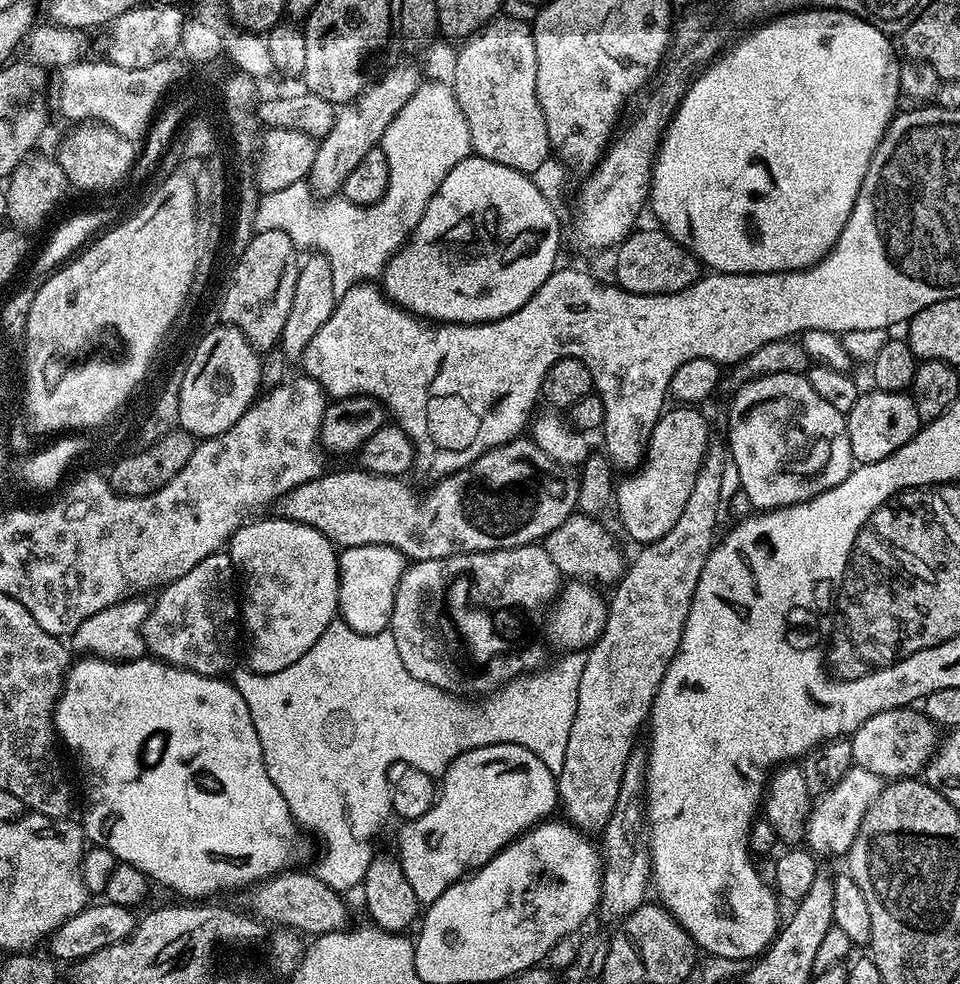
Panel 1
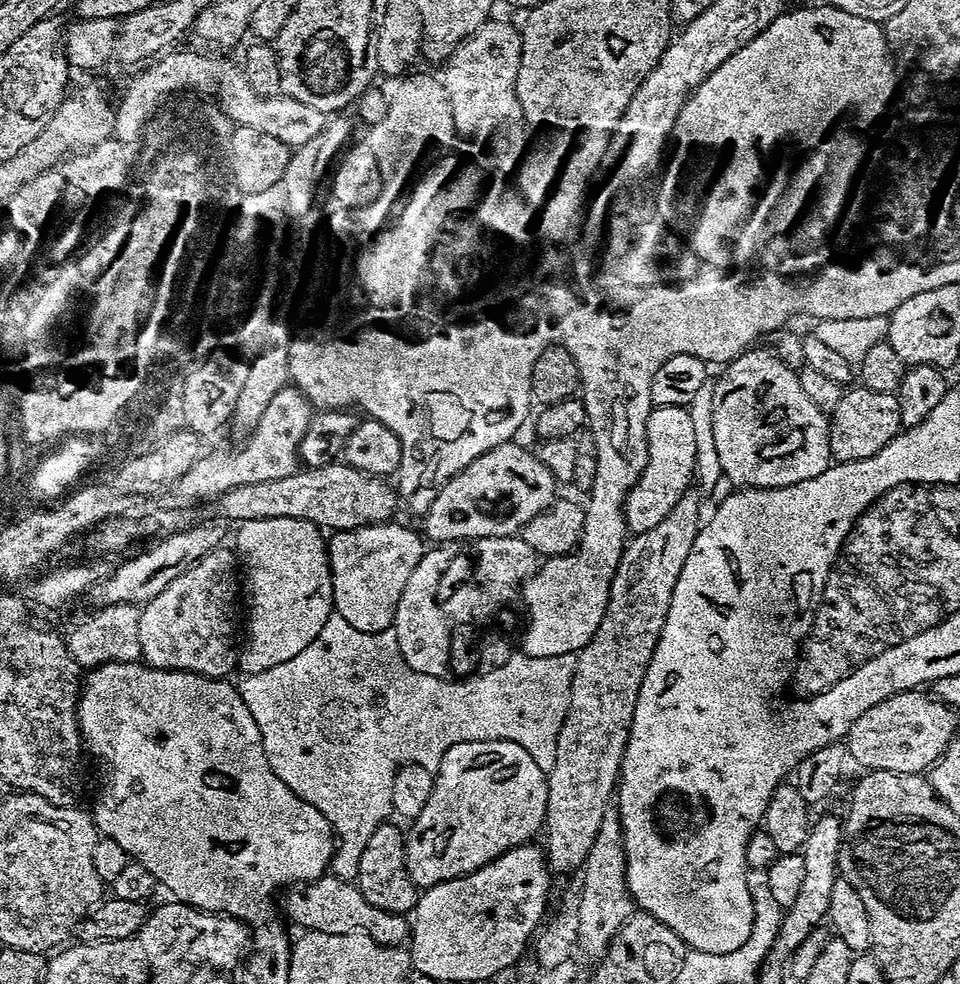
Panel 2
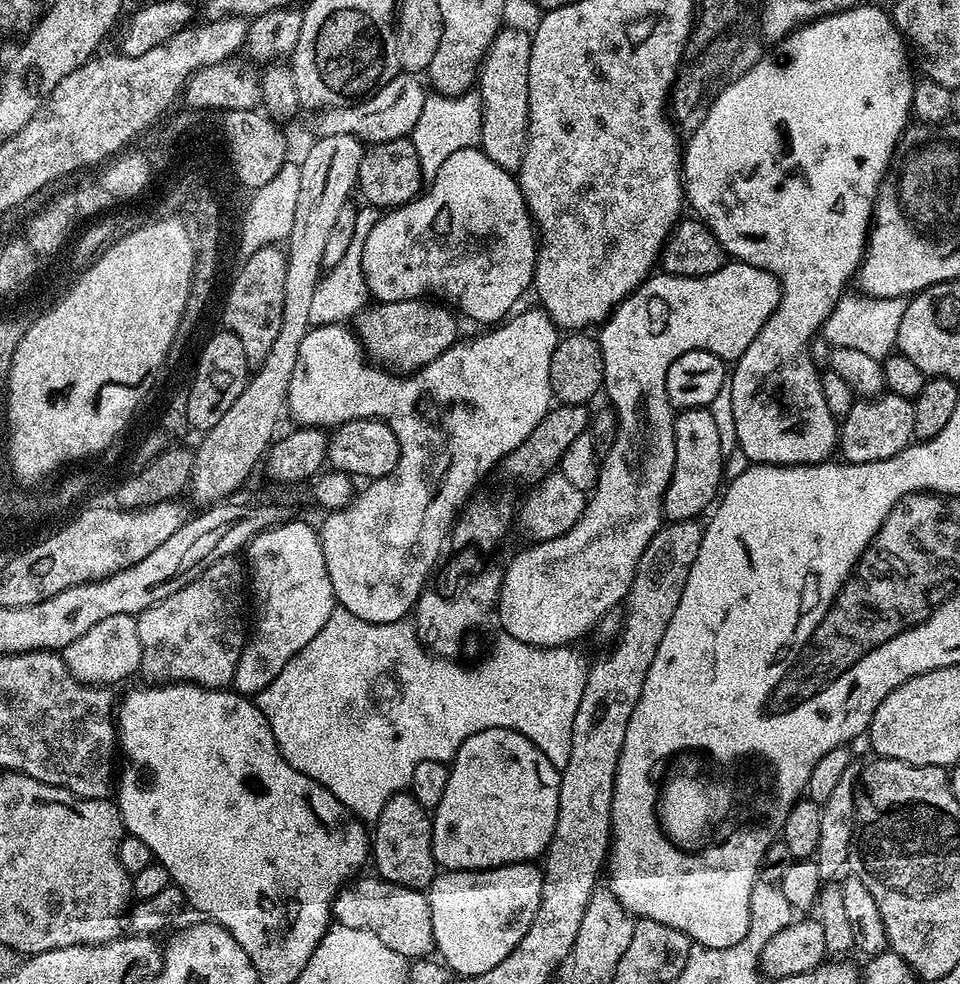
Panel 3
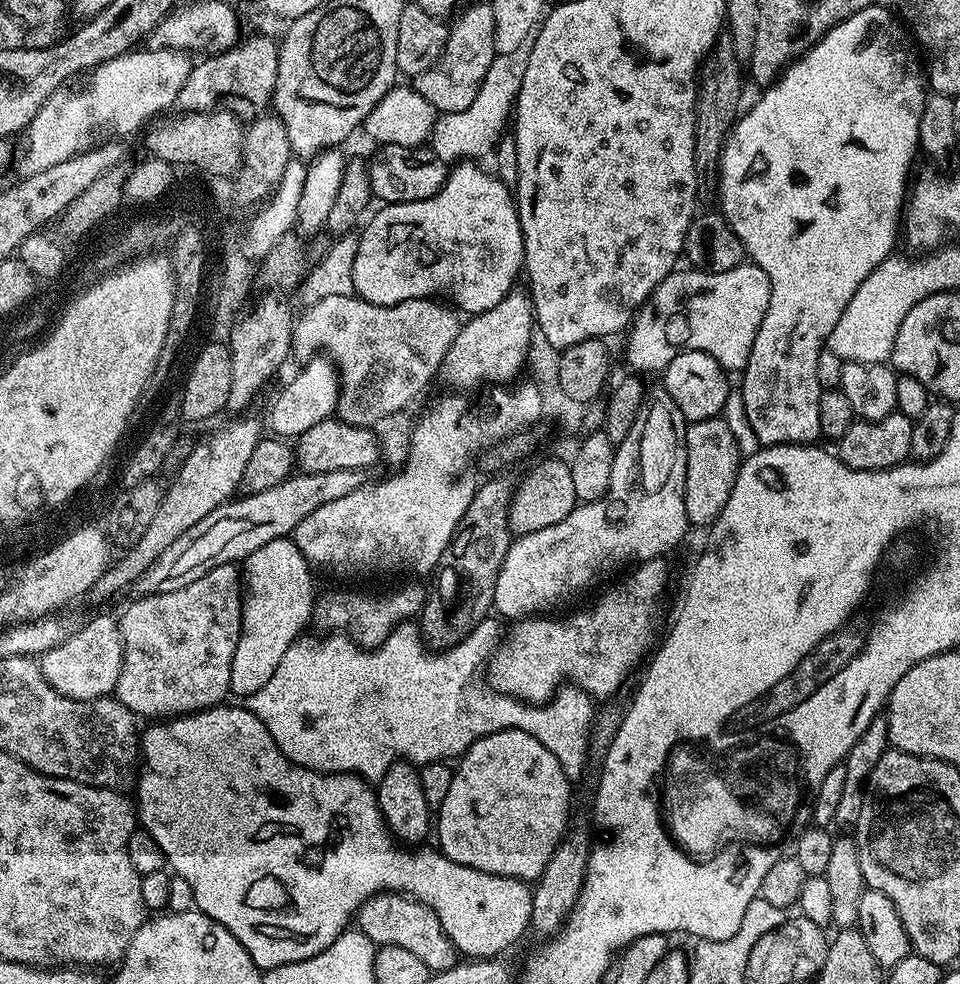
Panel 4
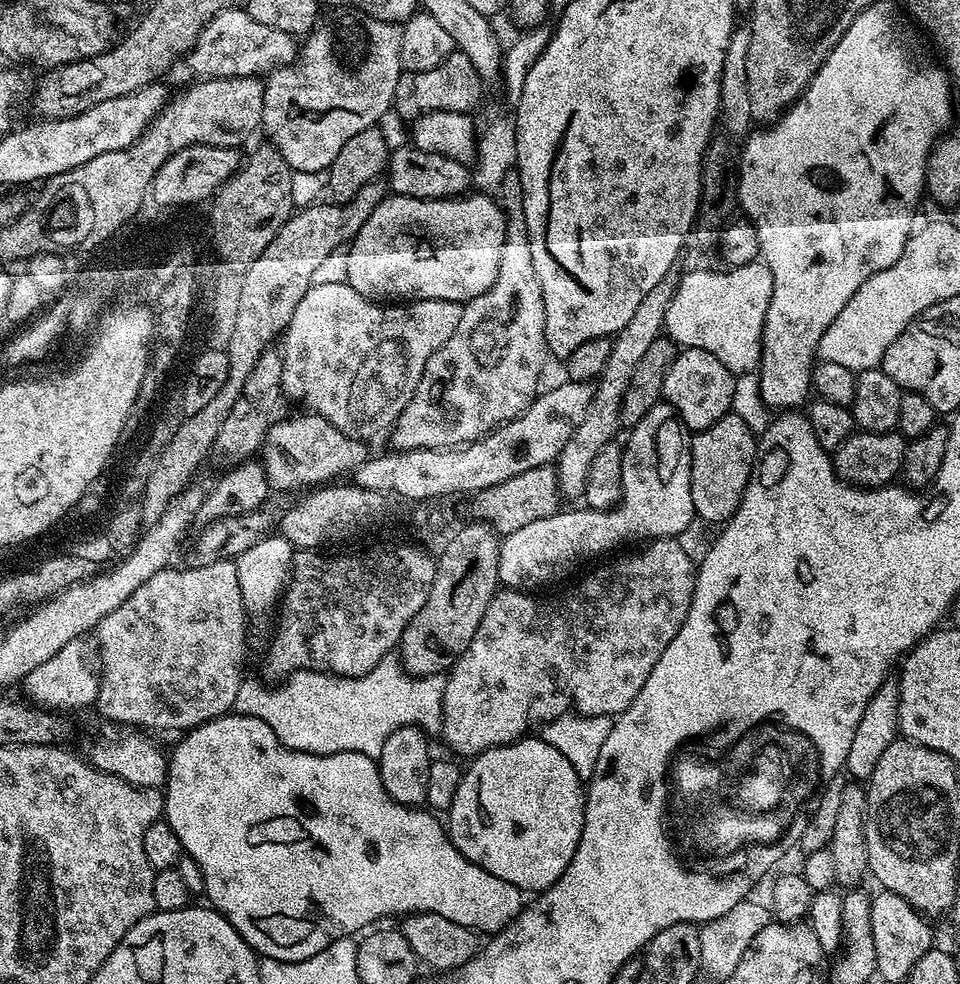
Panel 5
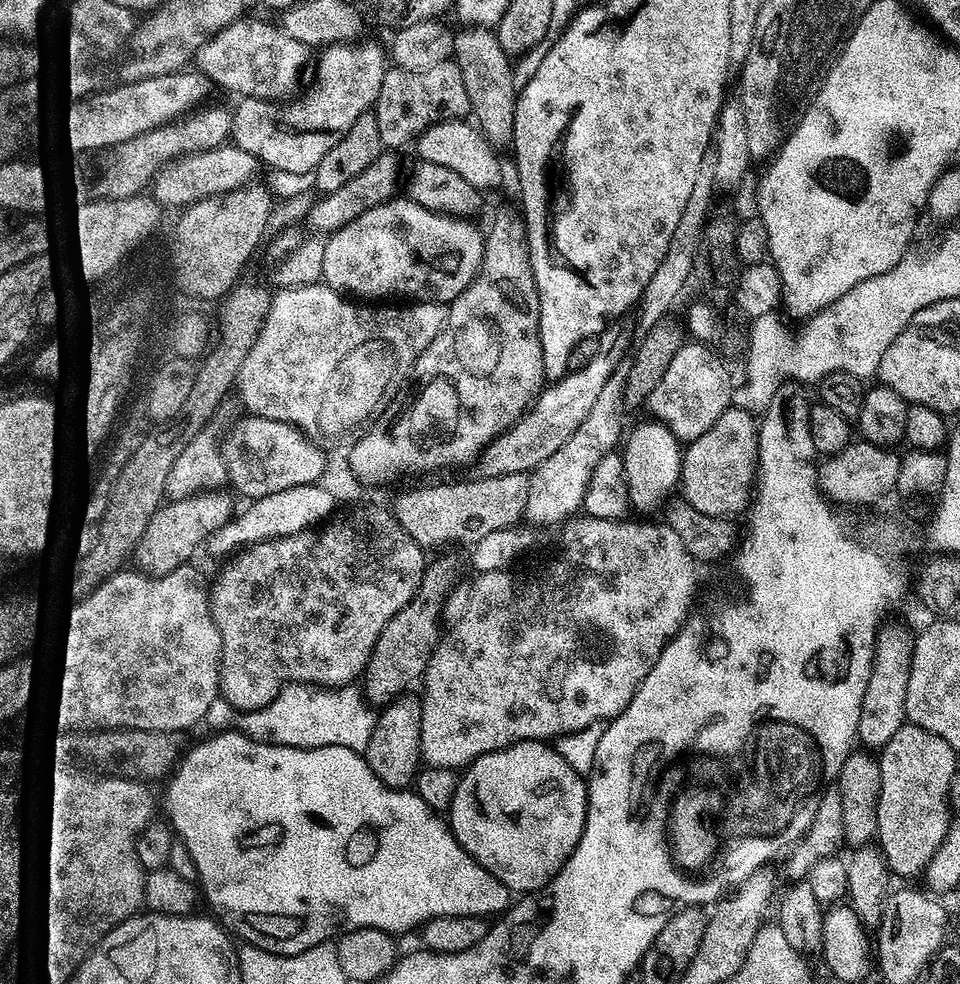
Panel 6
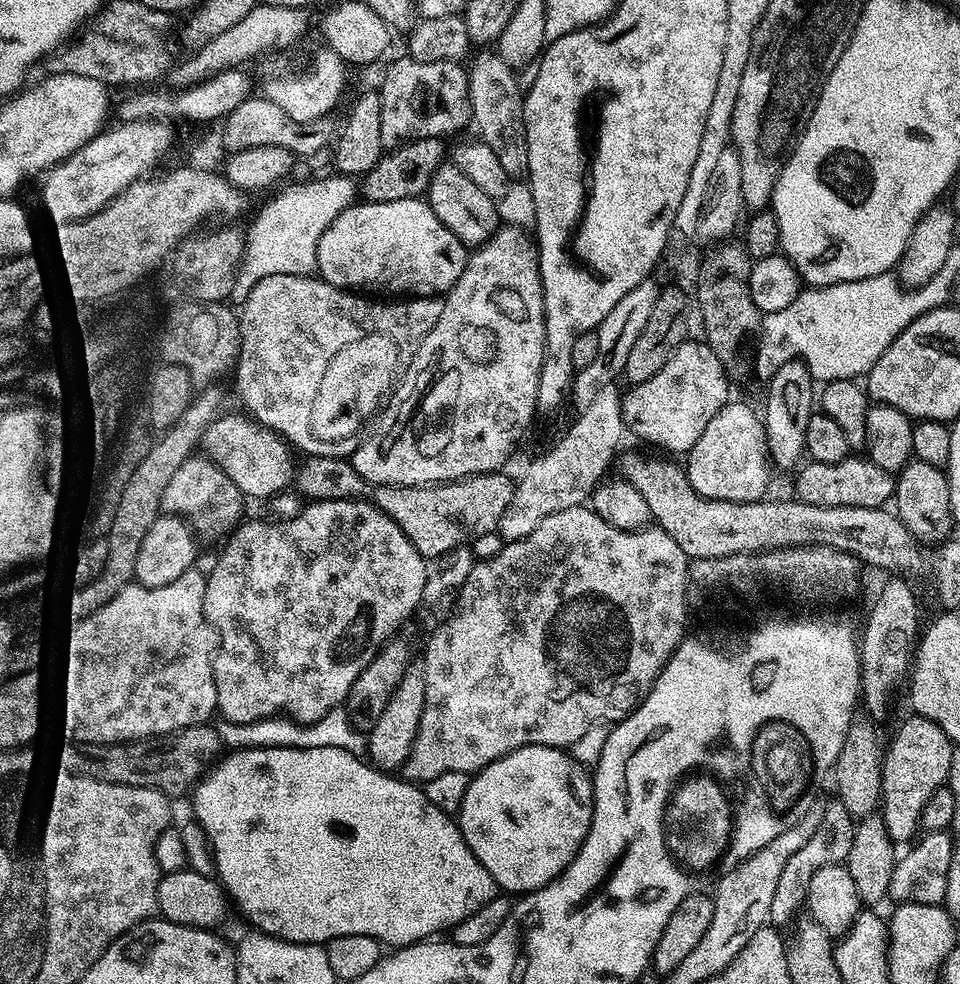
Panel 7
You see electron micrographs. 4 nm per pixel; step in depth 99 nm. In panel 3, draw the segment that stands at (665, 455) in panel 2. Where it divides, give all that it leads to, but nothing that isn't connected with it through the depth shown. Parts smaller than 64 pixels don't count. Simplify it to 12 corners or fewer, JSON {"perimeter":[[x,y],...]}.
{"perimeter":[[708,408],[672,421],[669,521],[696,520],[721,491],[726,447]]}

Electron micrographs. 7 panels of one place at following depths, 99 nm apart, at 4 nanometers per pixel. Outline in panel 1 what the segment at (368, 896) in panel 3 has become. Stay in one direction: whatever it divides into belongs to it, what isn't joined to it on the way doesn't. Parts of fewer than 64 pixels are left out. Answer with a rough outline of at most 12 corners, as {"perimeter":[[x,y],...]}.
{"perimeter":[[281,870],[247,889],[261,921],[301,933],[349,923],[339,891],[315,871]]}

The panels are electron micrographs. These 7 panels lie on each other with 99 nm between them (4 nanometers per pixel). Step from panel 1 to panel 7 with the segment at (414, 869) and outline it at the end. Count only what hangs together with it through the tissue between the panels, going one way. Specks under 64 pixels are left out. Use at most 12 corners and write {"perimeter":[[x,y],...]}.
{"perimeter":[[527,744],[469,779],[458,823],[497,889],[558,879],[592,778]]}

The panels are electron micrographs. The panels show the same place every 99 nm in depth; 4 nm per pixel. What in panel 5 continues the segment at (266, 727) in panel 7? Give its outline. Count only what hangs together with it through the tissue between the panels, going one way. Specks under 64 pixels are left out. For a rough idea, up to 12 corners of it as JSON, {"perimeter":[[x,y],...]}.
{"perimeter":[[443,675],[241,679],[234,709],[290,750],[379,757],[440,730]]}

